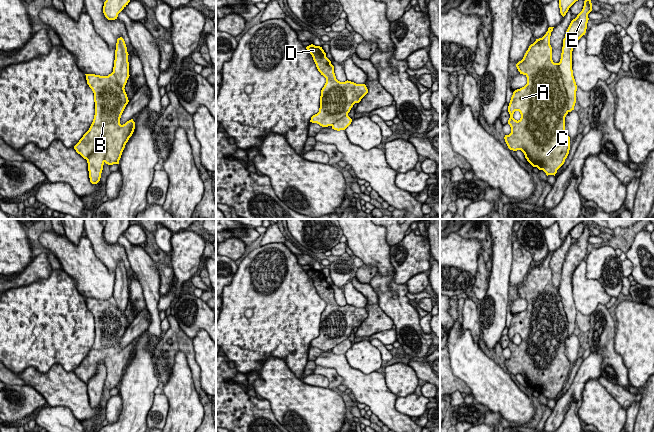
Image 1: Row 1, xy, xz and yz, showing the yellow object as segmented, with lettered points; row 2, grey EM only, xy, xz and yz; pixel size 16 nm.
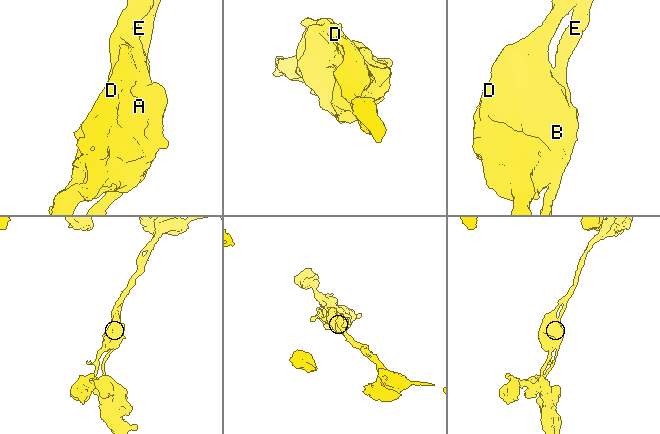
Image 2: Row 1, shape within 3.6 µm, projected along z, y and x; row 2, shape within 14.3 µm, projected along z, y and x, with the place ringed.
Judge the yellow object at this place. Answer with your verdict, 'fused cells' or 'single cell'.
fused cells

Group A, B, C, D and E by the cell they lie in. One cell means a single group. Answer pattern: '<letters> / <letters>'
A B C D / E

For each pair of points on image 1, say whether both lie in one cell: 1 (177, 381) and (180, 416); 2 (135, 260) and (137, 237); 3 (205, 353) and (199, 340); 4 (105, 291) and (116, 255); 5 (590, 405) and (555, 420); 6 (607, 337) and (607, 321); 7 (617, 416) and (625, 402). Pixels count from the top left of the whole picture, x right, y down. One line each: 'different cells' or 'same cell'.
1: same cell
2: different cells
3: same cell
4: different cells
5: different cells
6: same cell
7: different cells

